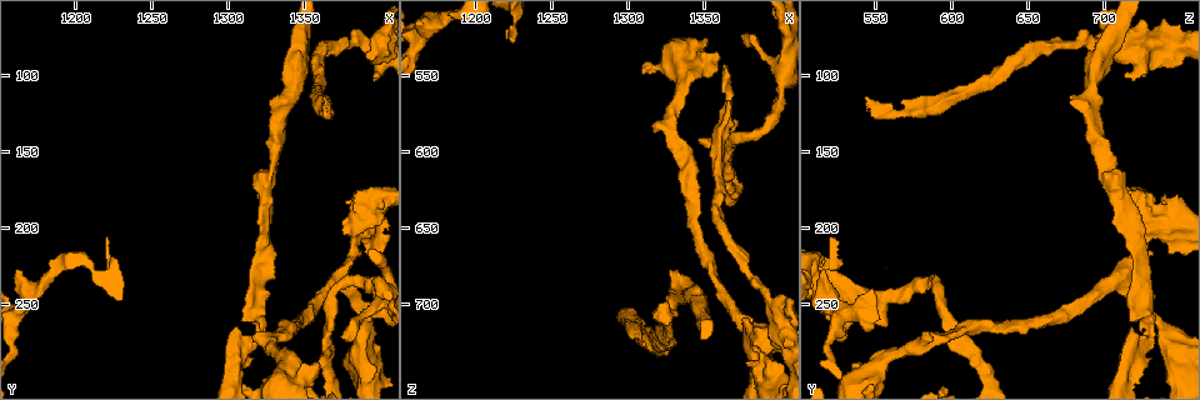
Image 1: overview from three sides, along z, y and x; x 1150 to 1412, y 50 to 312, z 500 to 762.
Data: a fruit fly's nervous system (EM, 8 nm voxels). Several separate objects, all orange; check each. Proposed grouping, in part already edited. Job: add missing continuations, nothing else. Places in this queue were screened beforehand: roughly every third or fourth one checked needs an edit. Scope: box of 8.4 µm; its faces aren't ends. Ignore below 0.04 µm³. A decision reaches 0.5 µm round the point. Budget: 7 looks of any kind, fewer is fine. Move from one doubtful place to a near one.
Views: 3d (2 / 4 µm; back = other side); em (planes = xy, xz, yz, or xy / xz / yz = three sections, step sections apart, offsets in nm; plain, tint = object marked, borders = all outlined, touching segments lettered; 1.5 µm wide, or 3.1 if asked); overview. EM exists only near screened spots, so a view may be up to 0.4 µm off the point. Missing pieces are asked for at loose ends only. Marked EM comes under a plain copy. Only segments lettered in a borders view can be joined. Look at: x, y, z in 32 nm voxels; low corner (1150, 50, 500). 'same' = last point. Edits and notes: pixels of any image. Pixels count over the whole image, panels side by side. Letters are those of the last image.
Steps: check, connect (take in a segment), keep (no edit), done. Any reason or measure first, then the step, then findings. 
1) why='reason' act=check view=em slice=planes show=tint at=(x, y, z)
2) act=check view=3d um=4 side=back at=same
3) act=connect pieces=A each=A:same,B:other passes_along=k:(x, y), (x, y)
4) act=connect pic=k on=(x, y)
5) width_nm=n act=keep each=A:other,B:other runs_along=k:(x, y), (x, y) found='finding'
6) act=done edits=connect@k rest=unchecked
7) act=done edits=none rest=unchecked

why='free end' act=check view=em slice=xy step=4 show=tint at=(1218, 208, 524)

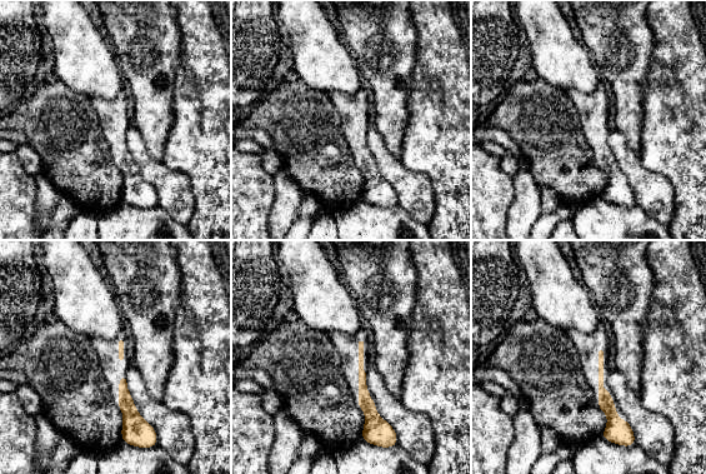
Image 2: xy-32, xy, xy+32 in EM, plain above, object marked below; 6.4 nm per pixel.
why='cut it another way' act=check view=em slice=planes show=borders at=same

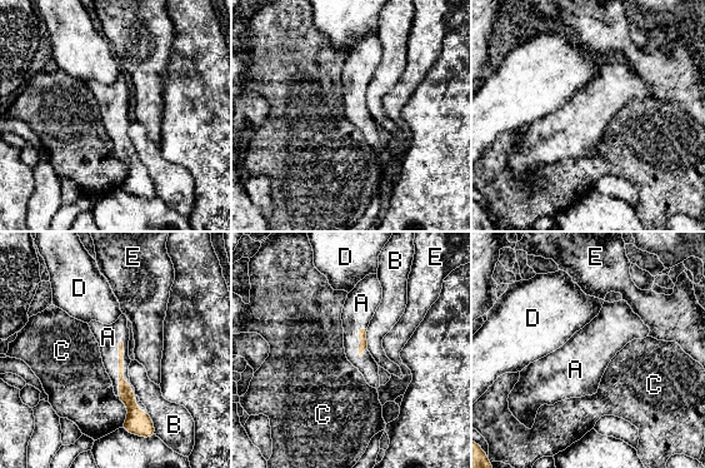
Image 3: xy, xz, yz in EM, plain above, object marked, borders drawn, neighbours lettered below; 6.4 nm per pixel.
act=connect pieces=A each=A:same,B:other,C:other,D:other,E:other passes_along=3:(125, 396), (119, 368), (108, 337) found='the neuron continues'

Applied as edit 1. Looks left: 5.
act=check view=overview

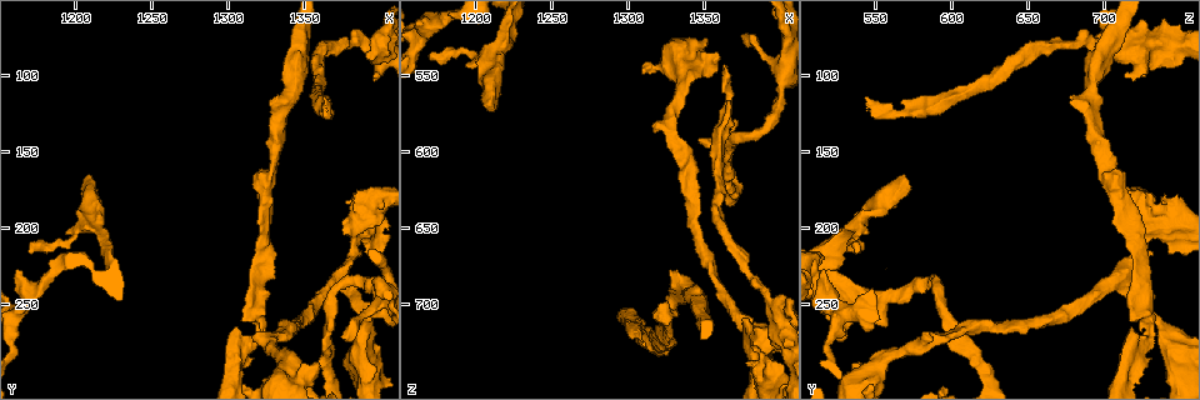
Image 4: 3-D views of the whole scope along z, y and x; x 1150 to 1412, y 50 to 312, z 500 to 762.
act=check view=3d um=4 at=(1210, 166, 566)

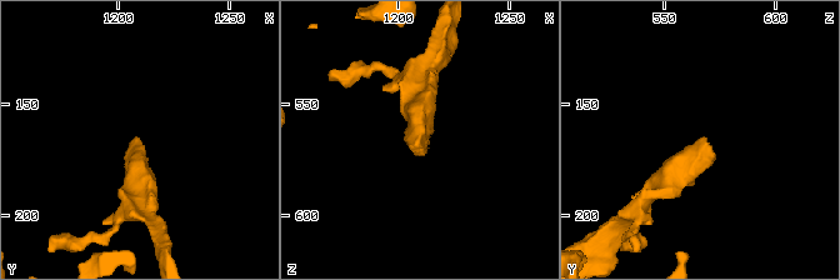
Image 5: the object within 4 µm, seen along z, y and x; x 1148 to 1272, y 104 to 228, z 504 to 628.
act=check view=em slice=planes show=borders at=(1210, 166, 566)

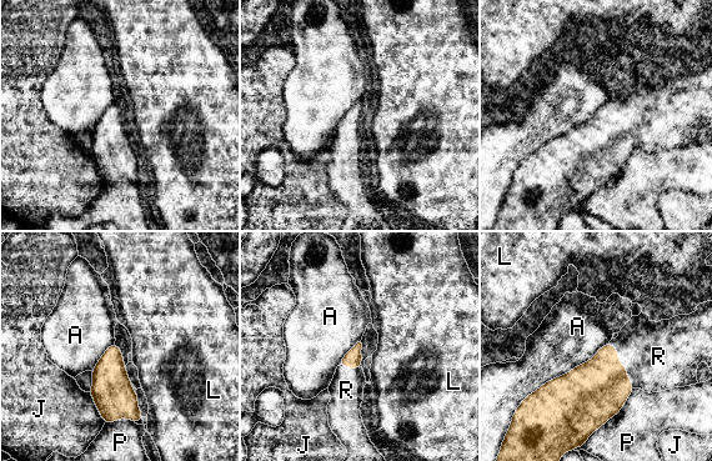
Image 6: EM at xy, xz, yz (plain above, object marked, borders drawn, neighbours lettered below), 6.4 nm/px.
act=connect pieces=R each=A:other,J:other,L:other,P:other,R:same passes_along=6:(595, 391), (621, 364), (658, 356) found='it goes on there'

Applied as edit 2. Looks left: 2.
act=done edits=connect@3,connect@6 rest=unchecked

